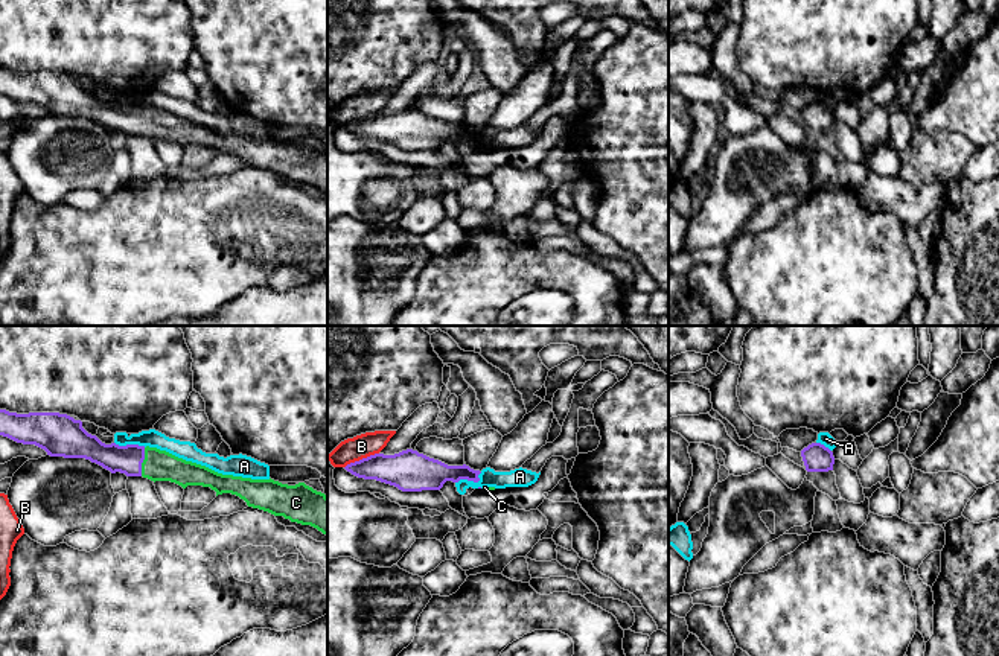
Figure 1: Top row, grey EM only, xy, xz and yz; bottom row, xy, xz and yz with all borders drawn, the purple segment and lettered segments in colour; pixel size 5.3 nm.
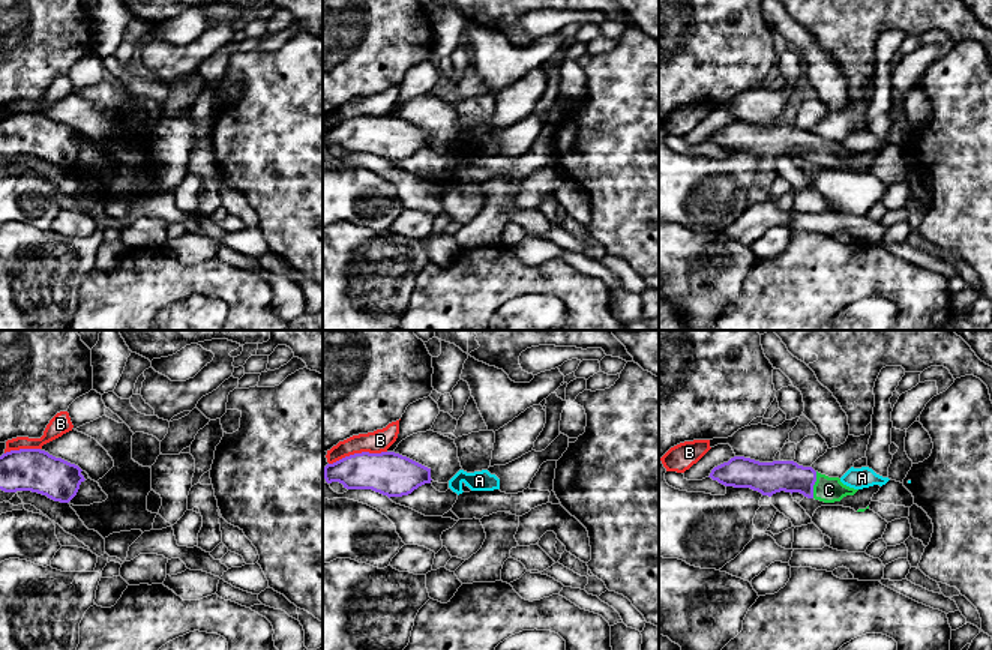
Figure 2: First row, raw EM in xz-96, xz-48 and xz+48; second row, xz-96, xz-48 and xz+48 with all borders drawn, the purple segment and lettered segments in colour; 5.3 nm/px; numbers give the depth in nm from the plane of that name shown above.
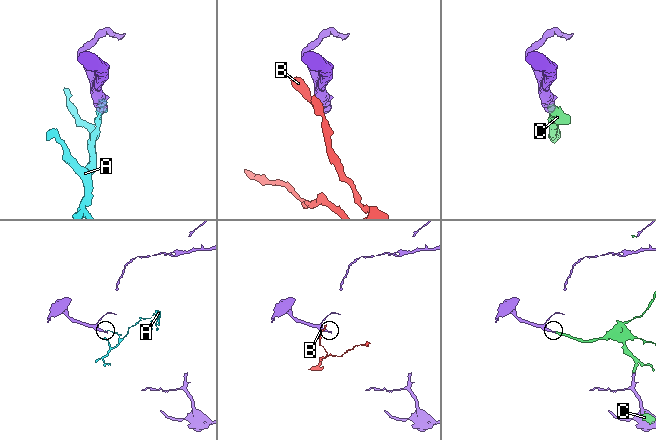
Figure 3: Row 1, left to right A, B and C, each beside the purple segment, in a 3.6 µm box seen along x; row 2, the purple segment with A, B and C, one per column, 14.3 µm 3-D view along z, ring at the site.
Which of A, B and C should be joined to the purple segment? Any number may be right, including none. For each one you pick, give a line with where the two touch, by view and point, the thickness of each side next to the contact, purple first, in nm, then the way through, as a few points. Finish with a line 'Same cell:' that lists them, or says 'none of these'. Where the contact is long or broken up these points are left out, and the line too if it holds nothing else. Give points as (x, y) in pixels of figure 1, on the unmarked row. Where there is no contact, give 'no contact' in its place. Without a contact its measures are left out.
C: contact xy (142, 121); calibres 150 and 160 nm
Same cell: C

